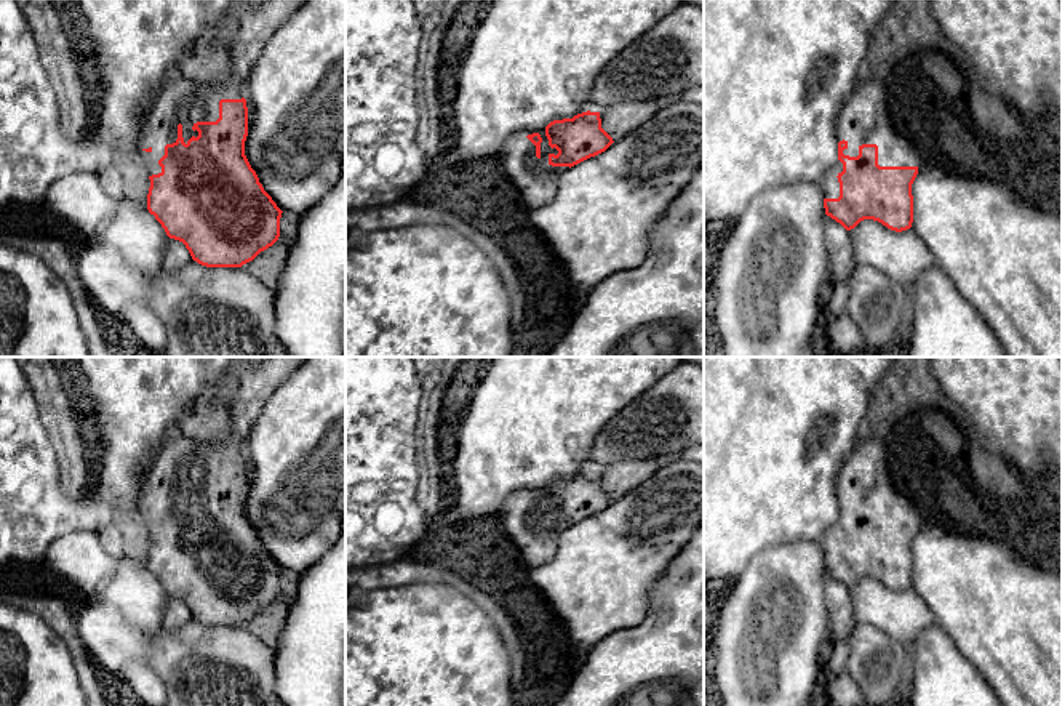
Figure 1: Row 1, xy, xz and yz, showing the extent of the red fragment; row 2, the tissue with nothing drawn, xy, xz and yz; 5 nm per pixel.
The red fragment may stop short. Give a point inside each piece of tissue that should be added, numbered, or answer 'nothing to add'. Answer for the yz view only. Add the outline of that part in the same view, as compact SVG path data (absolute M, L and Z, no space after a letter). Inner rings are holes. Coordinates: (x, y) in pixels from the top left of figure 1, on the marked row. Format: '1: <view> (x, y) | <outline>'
1: yz (866, 119) | M868 74L859 78L841 109L836 134L838 142L848 142L844 155L857 157L862 144L876 144L880 166L921 165L913 142L894 126L884 78Z

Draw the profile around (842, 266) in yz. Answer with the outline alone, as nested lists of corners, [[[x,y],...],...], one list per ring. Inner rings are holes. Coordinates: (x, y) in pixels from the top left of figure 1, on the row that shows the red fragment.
[[[824,216],[824,239],[828,253],[828,282],[832,288],[851,279],[856,271],[849,231],[830,216]]]

